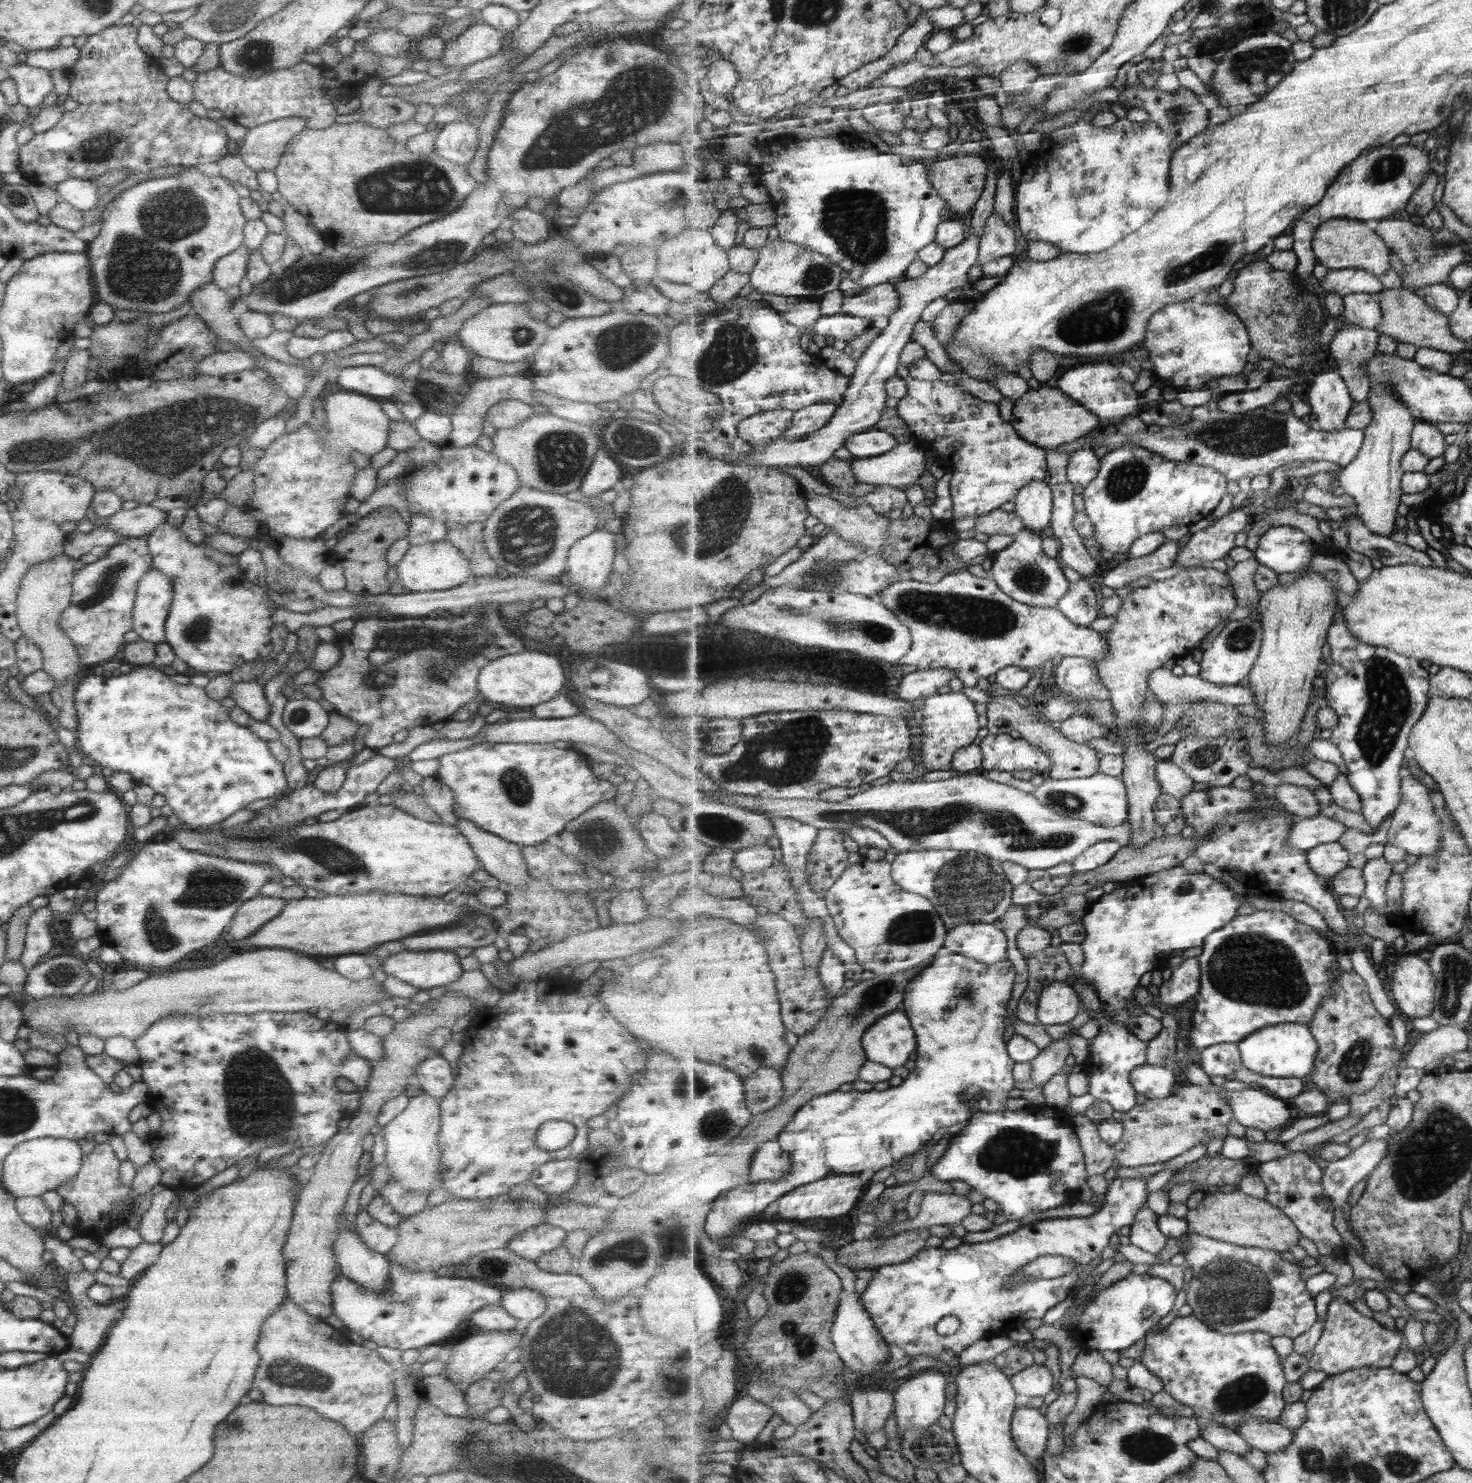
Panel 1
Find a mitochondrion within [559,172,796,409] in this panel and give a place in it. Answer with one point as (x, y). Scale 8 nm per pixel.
(732, 352)

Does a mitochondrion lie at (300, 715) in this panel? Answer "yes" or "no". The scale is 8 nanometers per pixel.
yes

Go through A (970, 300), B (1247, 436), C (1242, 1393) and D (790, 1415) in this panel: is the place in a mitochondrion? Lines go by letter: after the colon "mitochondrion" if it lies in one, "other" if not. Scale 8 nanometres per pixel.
A: other
B: mitochondrion
C: mitochondrion
D: other

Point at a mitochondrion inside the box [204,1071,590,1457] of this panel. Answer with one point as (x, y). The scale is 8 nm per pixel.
(286, 1371)

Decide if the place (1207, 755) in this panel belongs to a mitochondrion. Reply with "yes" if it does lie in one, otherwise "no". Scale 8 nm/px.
yes

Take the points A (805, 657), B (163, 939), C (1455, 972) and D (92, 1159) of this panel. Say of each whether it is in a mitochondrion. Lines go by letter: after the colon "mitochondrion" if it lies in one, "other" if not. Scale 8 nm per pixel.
A: other
B: mitochondrion
C: mitochondrion
D: other

